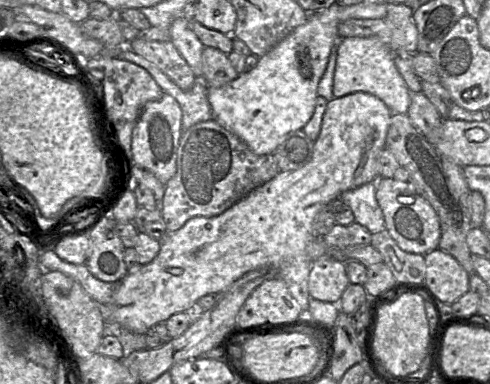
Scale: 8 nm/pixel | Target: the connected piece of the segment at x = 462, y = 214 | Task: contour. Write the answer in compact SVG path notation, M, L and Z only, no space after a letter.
M392 114L386 137L386 149L396 158L401 167L405 168L415 187L437 213L441 227L438 248L449 253L469 273L474 273L471 252L467 245L467 235L472 228L470 213L463 207L455 189L443 167L441 155L411 122L407 114Z

